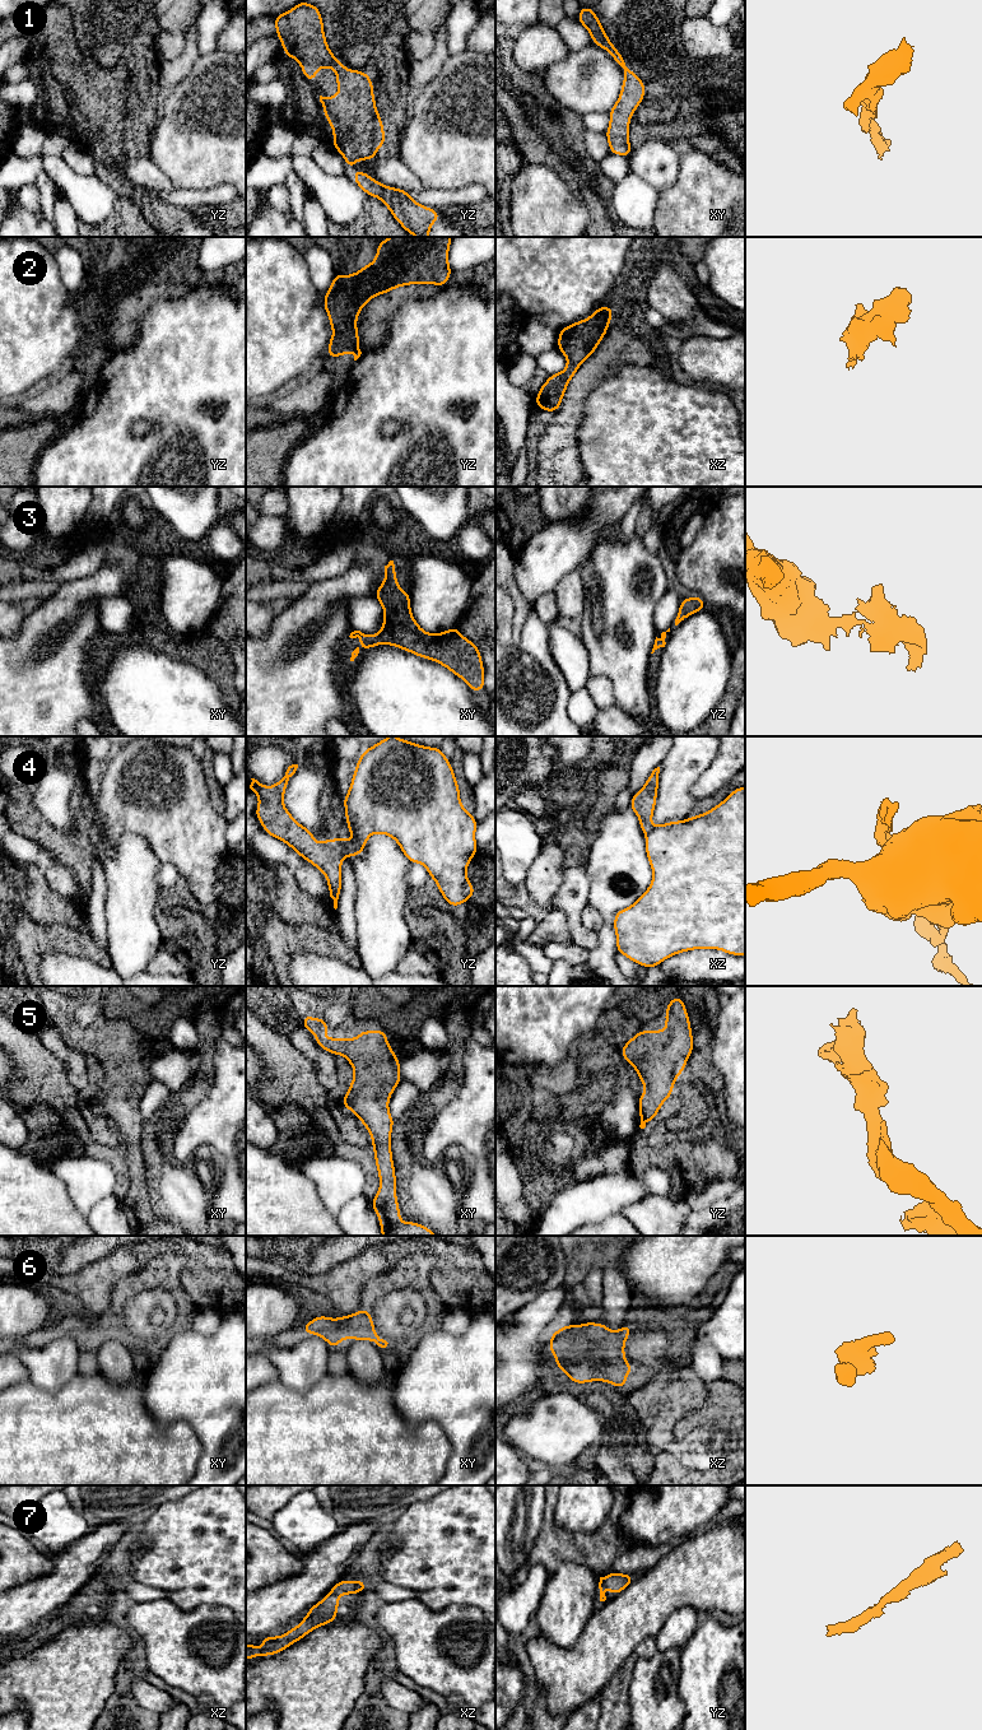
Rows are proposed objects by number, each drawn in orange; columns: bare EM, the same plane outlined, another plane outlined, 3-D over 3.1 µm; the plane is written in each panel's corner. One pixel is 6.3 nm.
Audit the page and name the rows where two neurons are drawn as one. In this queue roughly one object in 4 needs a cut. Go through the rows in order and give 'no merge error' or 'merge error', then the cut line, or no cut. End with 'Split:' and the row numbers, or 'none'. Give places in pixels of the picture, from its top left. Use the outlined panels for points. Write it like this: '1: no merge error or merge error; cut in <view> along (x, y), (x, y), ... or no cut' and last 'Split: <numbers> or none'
1: no merge error; no cut
2: no merge error; no cut
3: no merge error; no cut
4: merge error; cut in yz along (344, 841), (343, 855)
5: no merge error; no cut
6: no merge error; no cut
7: no merge error; no cut
Split: 4

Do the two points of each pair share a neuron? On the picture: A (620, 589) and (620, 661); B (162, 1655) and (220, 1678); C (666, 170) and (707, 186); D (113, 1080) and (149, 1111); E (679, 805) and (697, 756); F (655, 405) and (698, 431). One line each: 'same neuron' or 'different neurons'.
A: same neuron
B: same neuron
C: different neurons
D: different neurons
E: same neuron
F: same neuron

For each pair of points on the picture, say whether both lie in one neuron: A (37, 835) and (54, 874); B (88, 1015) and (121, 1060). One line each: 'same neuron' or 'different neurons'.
A: different neurons
B: different neurons

